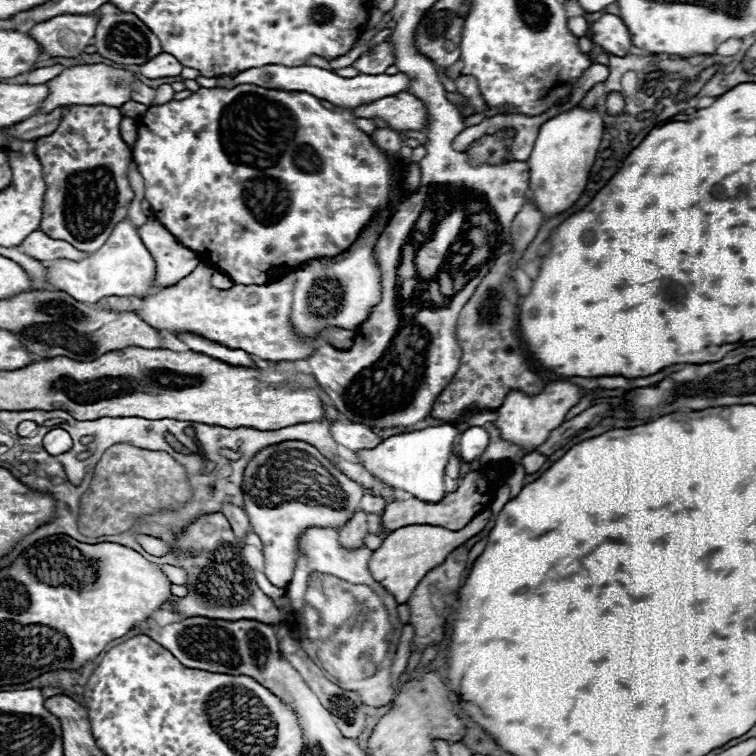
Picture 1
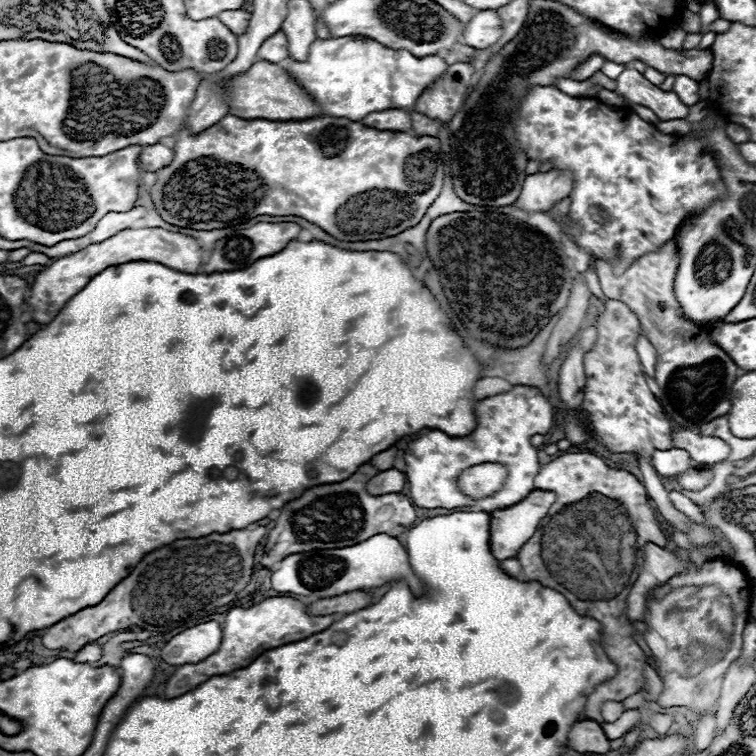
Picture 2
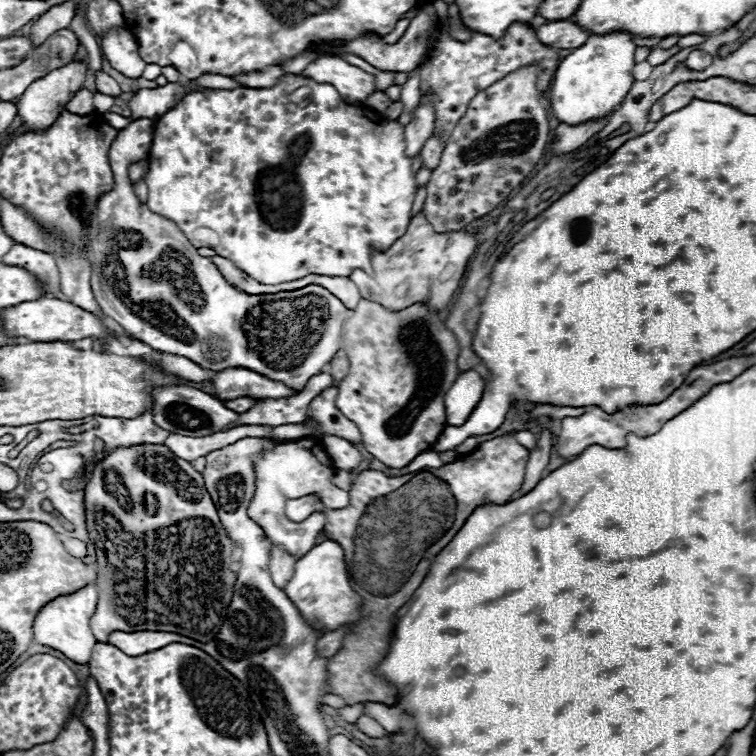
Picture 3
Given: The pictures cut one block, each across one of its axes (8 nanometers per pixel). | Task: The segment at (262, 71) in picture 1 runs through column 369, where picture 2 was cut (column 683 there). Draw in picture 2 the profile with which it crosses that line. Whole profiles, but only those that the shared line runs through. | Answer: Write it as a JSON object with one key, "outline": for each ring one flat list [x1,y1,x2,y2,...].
{"outline":[[676,76,676,82,674,82,672,90,688,106,694,106,700,100,700,96,698,96,698,82,692,80,692,78,688,78,688,76]]}

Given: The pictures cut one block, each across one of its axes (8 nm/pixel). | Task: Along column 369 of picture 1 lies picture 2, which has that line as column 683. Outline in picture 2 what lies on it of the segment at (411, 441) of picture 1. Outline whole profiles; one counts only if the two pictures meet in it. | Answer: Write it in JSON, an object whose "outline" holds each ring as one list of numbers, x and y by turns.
{"outline":[[682,448,656,450,652,456,652,464,662,478,672,478,690,468,690,456]]}

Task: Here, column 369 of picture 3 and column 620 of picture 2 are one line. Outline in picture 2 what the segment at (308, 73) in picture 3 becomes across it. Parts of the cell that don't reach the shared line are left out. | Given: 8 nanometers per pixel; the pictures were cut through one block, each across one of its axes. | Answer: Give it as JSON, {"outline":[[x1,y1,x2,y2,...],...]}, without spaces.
{"outline":[[626,68,618,76,614,92,622,96,628,104,650,108,660,120,678,120,688,116,688,106,674,92,664,92,658,86,650,84,638,70]]}

